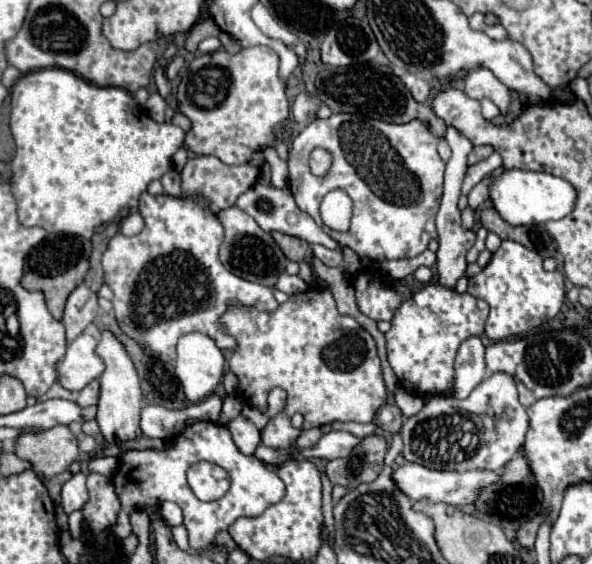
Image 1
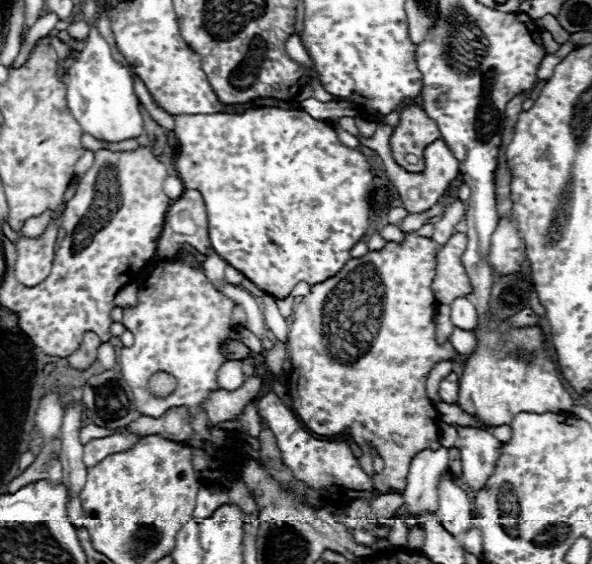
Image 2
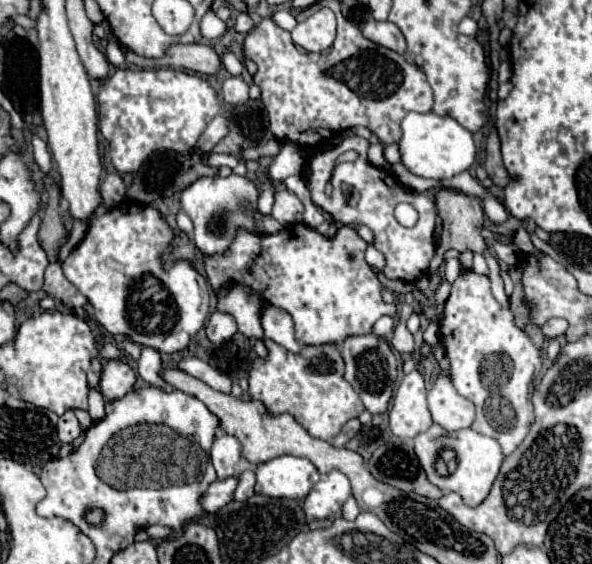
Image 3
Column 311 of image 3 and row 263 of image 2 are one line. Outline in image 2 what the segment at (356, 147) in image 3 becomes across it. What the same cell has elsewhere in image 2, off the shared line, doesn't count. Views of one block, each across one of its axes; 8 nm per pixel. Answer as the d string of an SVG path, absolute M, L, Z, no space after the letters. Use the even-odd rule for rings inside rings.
M180 254L178 258L160 262L148 276L146 284L140 288L138 306L124 310L122 324L134 334L134 344L130 348L120 350L120 368L126 382L130 382L130 388L134 390L138 414L158 418L174 406L198 408L200 402L206 398L208 390L216 390L216 372L222 366L222 362L226 362L220 344L226 338L228 330L232 330L230 310L234 308L234 302L228 296L214 290L214 286L208 282L204 272L192 266L194 260L196 258L192 254ZM156 372L168 372L178 382L176 390L168 398L156 398L152 392L148 392L148 380Z

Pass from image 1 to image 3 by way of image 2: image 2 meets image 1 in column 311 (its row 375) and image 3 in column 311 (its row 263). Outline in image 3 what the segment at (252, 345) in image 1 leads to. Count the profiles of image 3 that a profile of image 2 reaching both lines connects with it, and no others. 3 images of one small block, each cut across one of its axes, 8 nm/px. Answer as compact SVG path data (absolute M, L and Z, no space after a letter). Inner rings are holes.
M268 338L264 344L270 354L266 360L254 360L248 382L250 398L264 402L268 412L292 414L310 436L320 440L332 440L348 420L360 416L364 404L344 380L344 362L336 346L306 346L300 354L292 354Z

